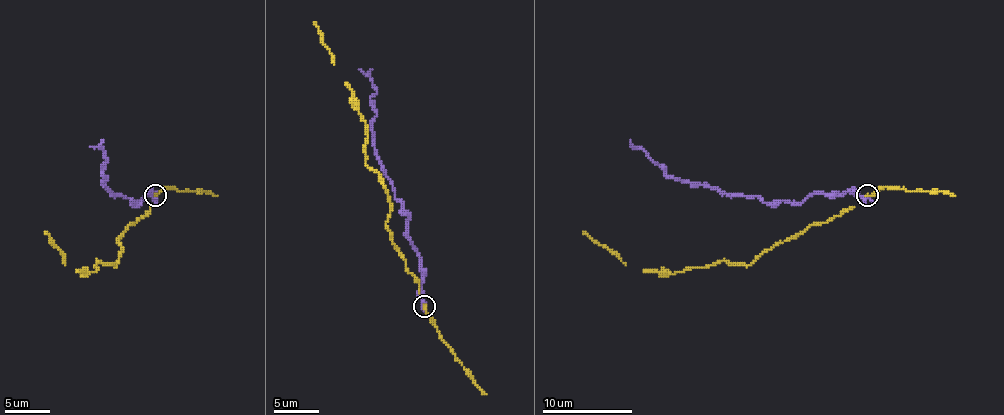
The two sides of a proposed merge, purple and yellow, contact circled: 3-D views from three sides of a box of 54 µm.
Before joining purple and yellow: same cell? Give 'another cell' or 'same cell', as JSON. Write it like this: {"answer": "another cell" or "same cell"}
{"answer": "another cell"}

